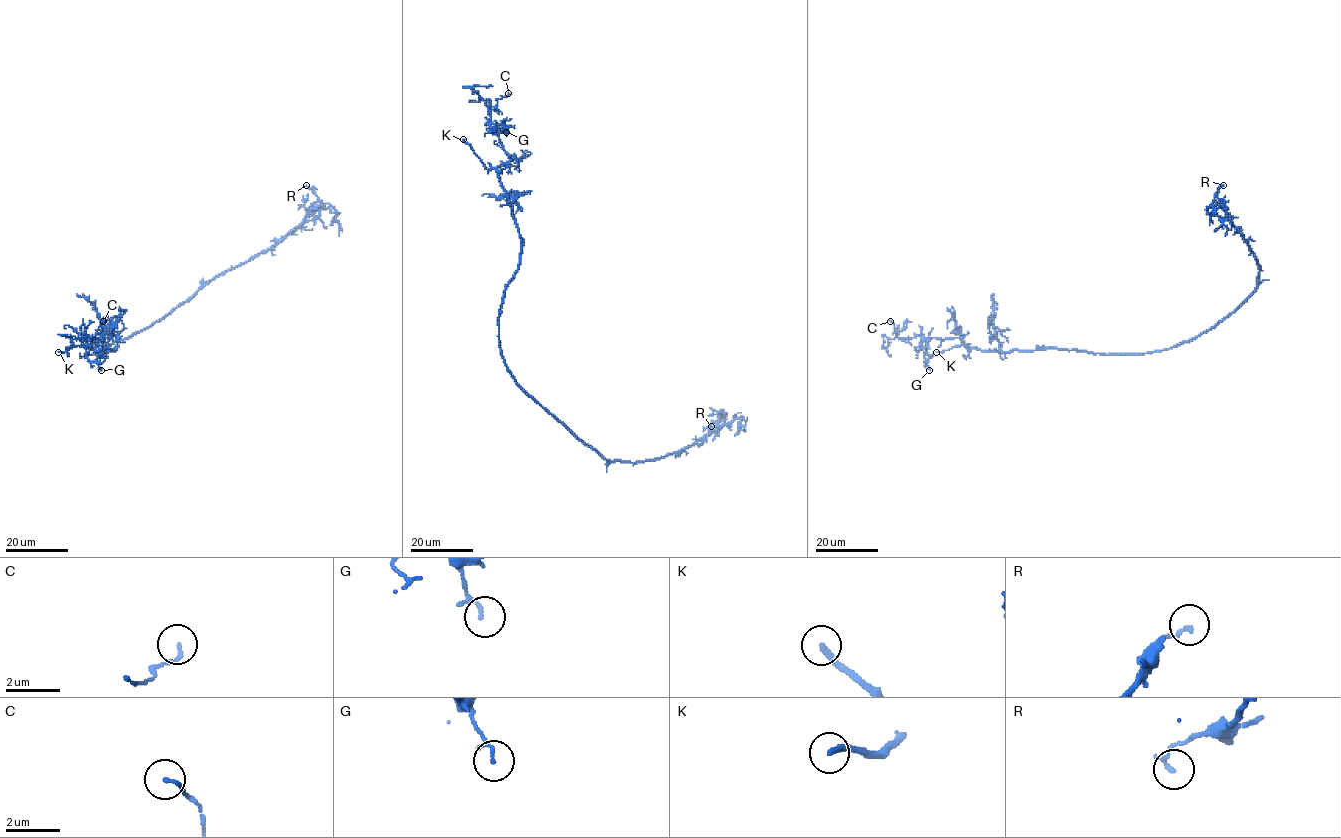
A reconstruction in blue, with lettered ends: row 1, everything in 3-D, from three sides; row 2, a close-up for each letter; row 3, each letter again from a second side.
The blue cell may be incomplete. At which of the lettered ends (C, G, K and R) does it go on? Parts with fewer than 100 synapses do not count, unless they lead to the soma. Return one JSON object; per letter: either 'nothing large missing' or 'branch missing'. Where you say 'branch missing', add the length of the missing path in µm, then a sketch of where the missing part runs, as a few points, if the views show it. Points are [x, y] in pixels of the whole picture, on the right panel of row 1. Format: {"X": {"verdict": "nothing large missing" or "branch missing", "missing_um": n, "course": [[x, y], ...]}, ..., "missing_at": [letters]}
{"C": {"verdict": "nothing large missing"}, "G": {"verdict": "nothing large missing"}, "K": {"verdict": "branch missing", "missing_um": 70, "course": [[936, 352], [927, 353], [905, 367], [894, 382], [896, 387], [885, 391], [865, 366], [858, 353], [861, 350]]}, "R": {"verdict": "nothing large missing"}, "missing_at": ["K"]}

